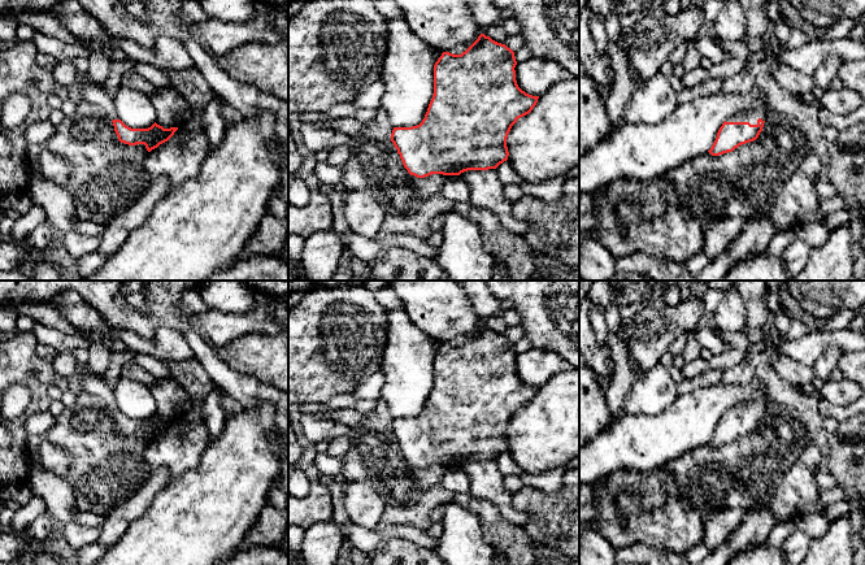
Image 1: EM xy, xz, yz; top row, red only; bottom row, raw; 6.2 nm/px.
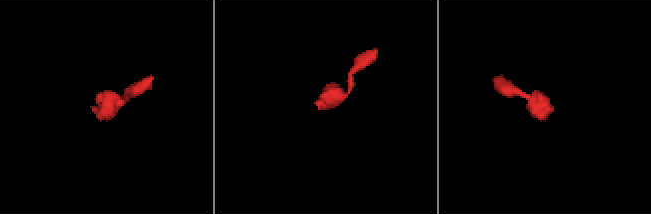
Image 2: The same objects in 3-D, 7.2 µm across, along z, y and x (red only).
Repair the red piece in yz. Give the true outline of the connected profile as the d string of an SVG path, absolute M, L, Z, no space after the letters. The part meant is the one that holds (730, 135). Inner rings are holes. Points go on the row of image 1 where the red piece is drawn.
M762 108L742 112L730 117L720 127L717 138L708 152L712 156L720 156L733 152L742 144L756 140L768 118Z

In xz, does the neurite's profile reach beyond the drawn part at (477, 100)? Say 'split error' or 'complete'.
complete

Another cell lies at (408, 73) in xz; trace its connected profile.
M403 16L386 19L386 22L387 51L379 78L384 83L384 94L379 107L387 112L394 127L417 126L425 118L434 95L432 48L412 31Z

